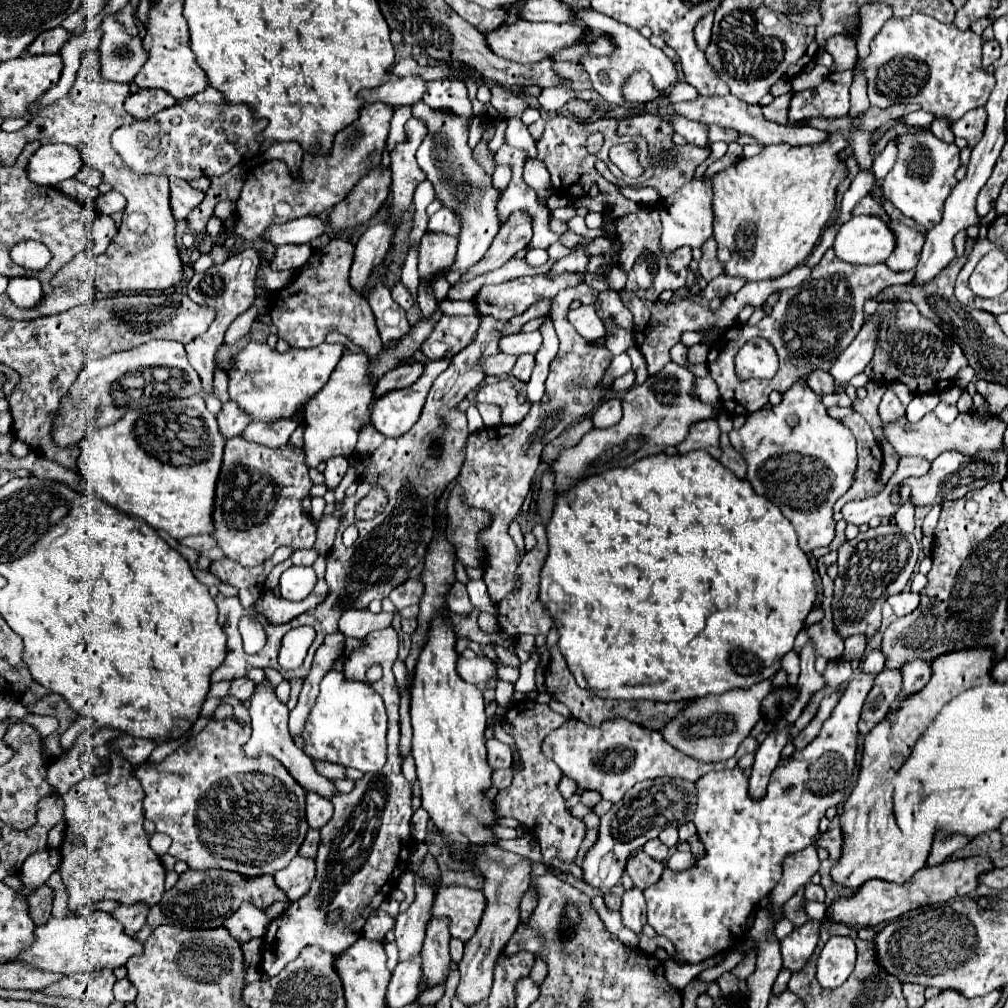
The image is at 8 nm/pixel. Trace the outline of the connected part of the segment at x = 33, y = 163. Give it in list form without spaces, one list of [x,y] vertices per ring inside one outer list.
[[[48,144],[40,146],[30,158],[28,178],[42,186],[56,186],[62,180],[74,178],[80,170],[82,160],[74,146],[68,144]]]

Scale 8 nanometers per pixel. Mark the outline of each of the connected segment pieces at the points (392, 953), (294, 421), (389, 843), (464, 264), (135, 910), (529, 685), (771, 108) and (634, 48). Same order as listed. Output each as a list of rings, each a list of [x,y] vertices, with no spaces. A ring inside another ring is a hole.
[[[384,942],[384,950],[387,954],[387,967],[390,972],[394,972],[394,966],[398,964],[398,948],[394,942]]]
[[[298,416],[296,418],[280,418],[278,422],[252,422],[242,432],[242,436],[250,442],[278,448],[278,446],[288,444],[288,438],[296,430],[298,424],[300,424]]]
[[[394,628],[370,632],[364,640],[366,646],[350,654],[344,674],[348,682],[366,682],[384,698],[388,710],[388,762],[380,772],[364,774],[364,778],[356,780],[352,792],[336,792],[332,796],[334,816],[320,830],[322,840],[316,856],[316,878],[310,890],[300,900],[292,902],[276,920],[270,922],[268,938],[264,936],[260,970],[268,976],[278,976],[282,968],[298,958],[298,954],[306,946],[318,946],[324,952],[338,954],[346,946],[356,942],[370,912],[376,910],[398,886],[398,880],[406,872],[408,858],[414,848],[412,790],[410,782],[402,774],[402,756],[398,750],[400,694],[392,674],[392,664],[398,658],[400,640]],[[374,664],[380,664],[384,668],[384,676],[378,682],[368,682],[366,670]],[[338,908],[342,910],[342,918],[334,924],[334,928],[328,928],[324,924],[324,918],[330,910]]]
[[[416,102],[412,106],[412,114],[416,118],[424,120],[430,130],[416,152],[418,166],[426,172],[428,180],[434,184],[436,196],[444,202],[444,206],[454,208],[462,214],[462,234],[458,238],[460,244],[458,244],[456,260],[446,272],[440,274],[440,276],[448,276],[450,272],[474,266],[490,248],[496,232],[500,230],[500,222],[496,216],[496,200],[498,200],[500,192],[494,190],[492,178],[472,158],[472,150],[466,144],[468,126],[470,126],[468,120],[464,120],[456,114],[452,114],[452,116],[436,114],[436,110],[426,106],[424,102]]]
[[[138,902],[132,906],[120,906],[112,914],[124,924],[126,934],[134,934],[146,926],[148,912],[150,912],[150,906],[146,906],[146,902]]]
[[[538,648],[530,654],[530,660],[520,666],[520,678],[518,678],[518,682],[514,684],[514,688],[518,692],[530,692],[530,690],[536,688],[536,686],[534,686],[534,670],[536,670],[536,666],[538,666],[538,662],[540,662],[540,658],[538,658],[536,652],[538,652]]]
[[[788,92],[788,94],[782,94],[778,96],[772,104],[764,106],[762,108],[762,114],[766,120],[774,120],[774,122],[780,122],[780,124],[788,124],[788,106],[790,106],[790,98],[794,96],[794,92]]]
[[[574,10],[574,16],[576,20],[584,22],[588,28],[590,28],[590,34],[586,36],[584,42],[590,42],[592,40],[592,34],[594,36],[600,36],[600,34],[608,34],[614,44],[616,44],[616,50],[612,56],[606,56],[606,58],[596,58],[596,56],[586,56],[582,58],[582,66],[586,68],[586,72],[590,74],[590,80],[594,84],[594,90],[600,92],[604,96],[604,100],[608,100],[610,104],[618,104],[622,106],[622,82],[626,82],[626,78],[632,74],[632,72],[638,72],[638,70],[646,70],[650,76],[652,76],[652,82],[654,86],[658,88],[658,92],[668,92],[674,84],[680,82],[680,72],[676,68],[676,64],[656,46],[650,44],[648,38],[644,38],[638,30],[634,28],[628,28],[628,26],[622,26],[618,22],[614,22],[612,18],[606,18],[604,14],[598,14],[594,10]]]

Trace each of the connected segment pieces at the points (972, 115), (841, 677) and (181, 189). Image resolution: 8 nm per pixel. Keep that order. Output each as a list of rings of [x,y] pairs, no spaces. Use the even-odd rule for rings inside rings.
[[[974,108],[966,112],[958,122],[952,122],[952,132],[958,138],[966,138],[970,148],[978,144],[978,138],[982,138],[982,130],[986,128],[986,110],[984,108]]]
[[[844,658],[828,662],[826,670],[824,670],[824,678],[826,678],[826,692],[838,690],[840,684],[844,684],[844,682],[848,682],[852,678],[850,662],[844,660]]]
[[[170,178],[170,206],[176,220],[186,220],[186,216],[204,200],[204,192],[192,188],[188,182]]]

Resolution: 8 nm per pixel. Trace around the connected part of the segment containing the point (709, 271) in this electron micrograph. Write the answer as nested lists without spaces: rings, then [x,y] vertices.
[[[710,238],[706,242],[706,246],[702,246],[702,260],[700,260],[700,274],[704,276],[706,282],[710,282],[712,278],[720,276],[724,270],[722,270],[722,264],[718,262],[716,258],[716,242],[714,238]]]

